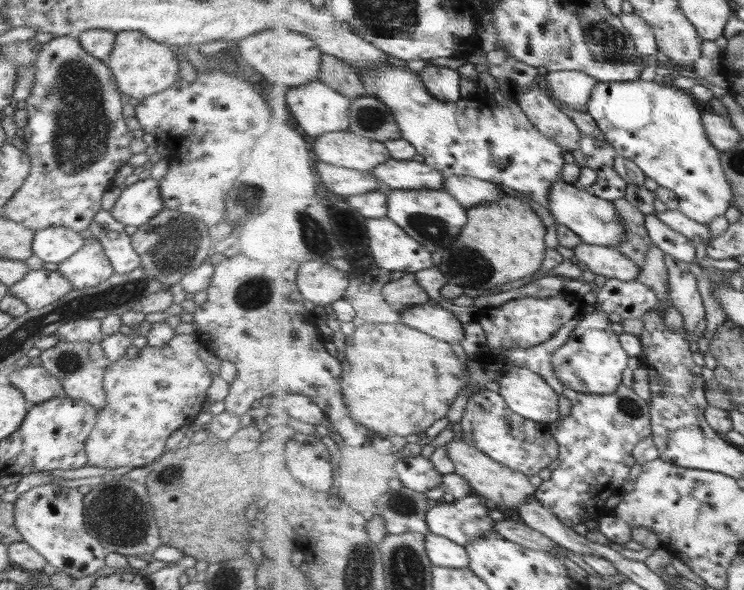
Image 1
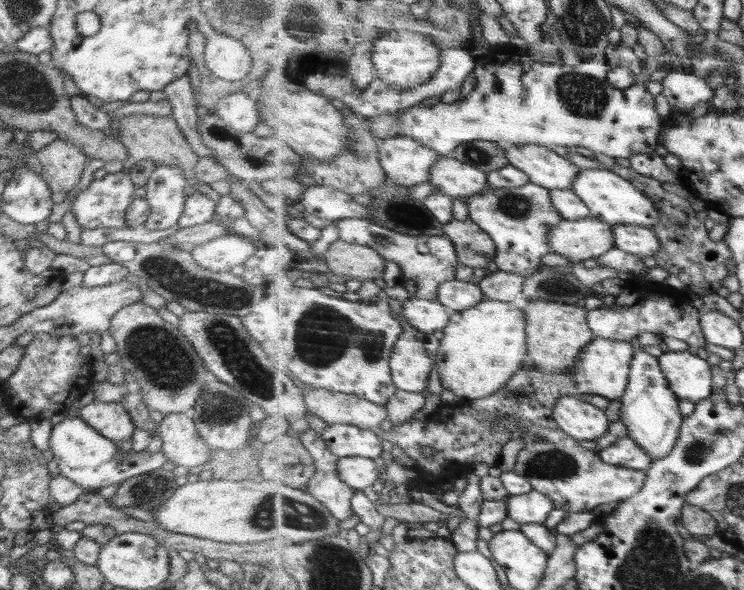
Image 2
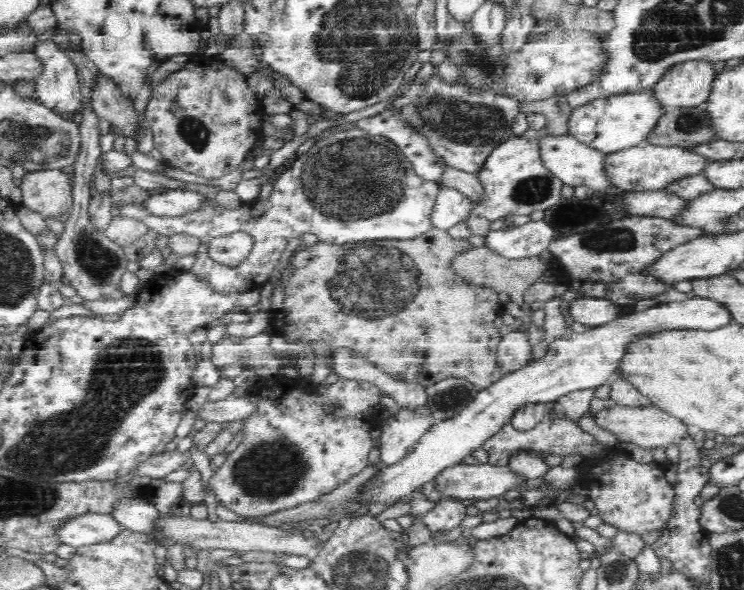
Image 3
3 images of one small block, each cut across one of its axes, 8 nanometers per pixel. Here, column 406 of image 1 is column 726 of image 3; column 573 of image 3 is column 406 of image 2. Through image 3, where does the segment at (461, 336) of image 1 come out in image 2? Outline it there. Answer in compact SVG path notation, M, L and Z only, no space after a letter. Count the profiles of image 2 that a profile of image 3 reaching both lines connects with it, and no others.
M404 333L404 336L400 336L394 355L392 372L399 390L408 392L427 390L428 377L432 374L434 362L420 335Z

